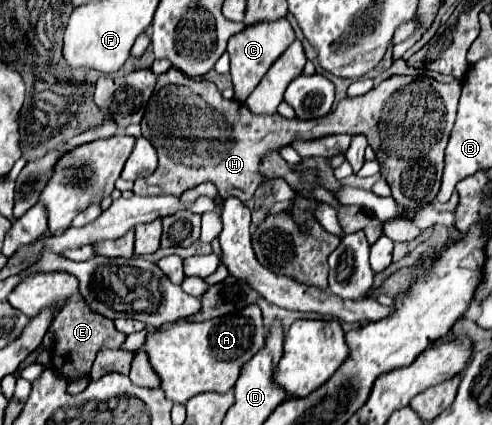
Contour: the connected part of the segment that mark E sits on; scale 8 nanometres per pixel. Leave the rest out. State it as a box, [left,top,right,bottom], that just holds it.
[49,298,127,380]

